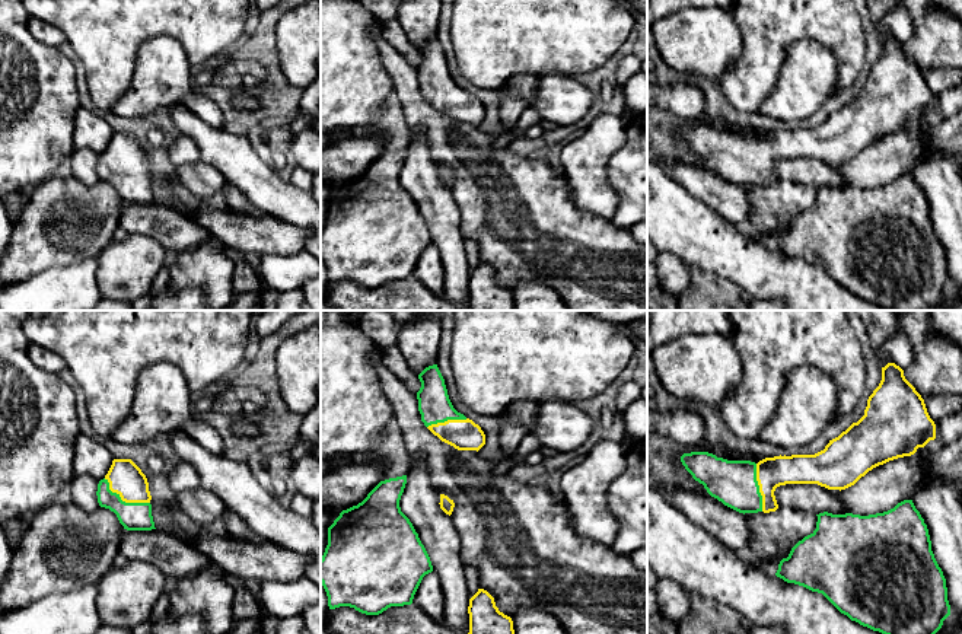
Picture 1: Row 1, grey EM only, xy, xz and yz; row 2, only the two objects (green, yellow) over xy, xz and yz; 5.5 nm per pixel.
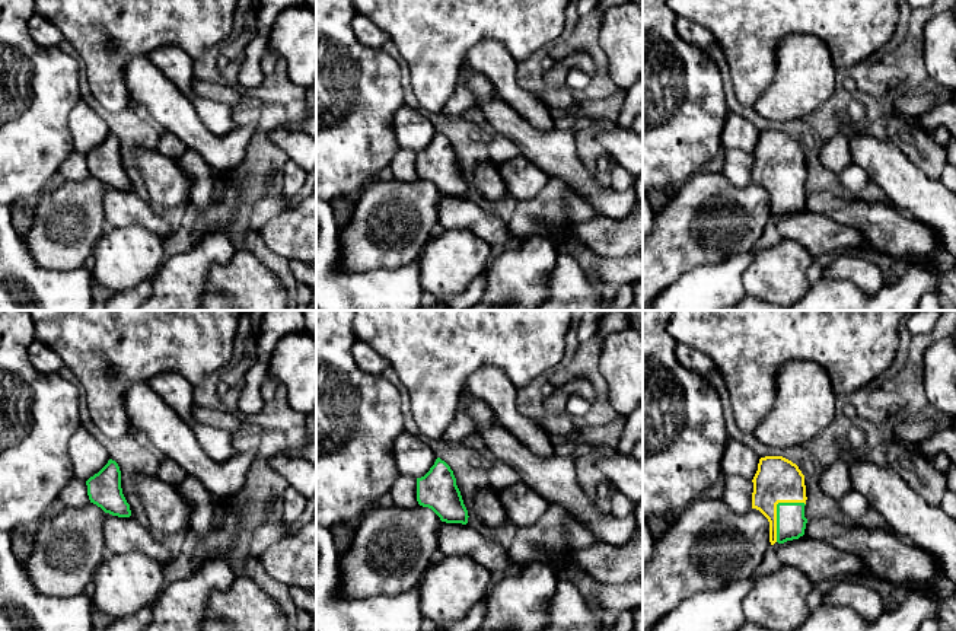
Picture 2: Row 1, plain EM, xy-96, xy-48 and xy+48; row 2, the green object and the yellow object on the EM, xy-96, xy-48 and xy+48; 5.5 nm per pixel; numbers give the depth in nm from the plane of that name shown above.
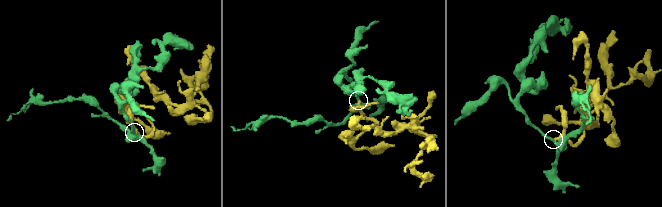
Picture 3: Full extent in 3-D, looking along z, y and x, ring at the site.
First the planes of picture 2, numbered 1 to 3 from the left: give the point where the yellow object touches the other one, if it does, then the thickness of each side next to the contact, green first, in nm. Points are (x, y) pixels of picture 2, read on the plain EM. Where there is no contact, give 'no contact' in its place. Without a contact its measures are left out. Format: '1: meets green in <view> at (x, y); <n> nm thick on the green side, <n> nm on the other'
1: no contact
2: no contact
3: meets green in xy+48 at (777, 184); 160 nm thick on the green side, 260 nm on the other

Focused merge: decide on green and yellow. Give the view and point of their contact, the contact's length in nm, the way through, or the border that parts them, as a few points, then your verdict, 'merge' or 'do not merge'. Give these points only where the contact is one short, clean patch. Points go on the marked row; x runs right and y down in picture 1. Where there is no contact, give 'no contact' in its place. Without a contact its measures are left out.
meets green in xy at (124, 502); contact 300 nm long; merge

